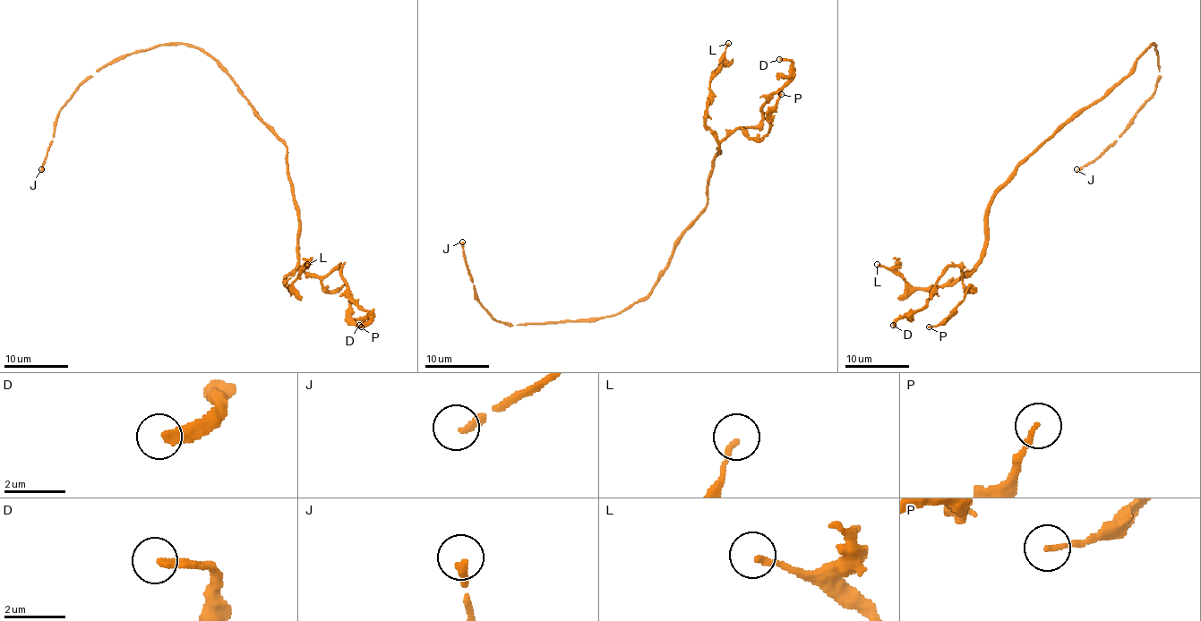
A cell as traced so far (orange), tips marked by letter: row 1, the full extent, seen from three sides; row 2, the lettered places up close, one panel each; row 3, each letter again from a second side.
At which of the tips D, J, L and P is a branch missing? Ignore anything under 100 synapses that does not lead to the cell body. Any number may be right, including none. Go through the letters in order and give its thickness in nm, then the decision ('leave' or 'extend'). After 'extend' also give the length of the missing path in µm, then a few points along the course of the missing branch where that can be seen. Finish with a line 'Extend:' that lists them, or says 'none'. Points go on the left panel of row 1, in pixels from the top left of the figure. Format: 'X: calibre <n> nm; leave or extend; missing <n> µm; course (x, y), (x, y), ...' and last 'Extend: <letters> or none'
D: calibre 300 nm; leave
J: calibre 220 nm; extend; missing 170 µm
L: calibre 170 nm; leave
P: calibre 140 nm; leave
Extend: J

